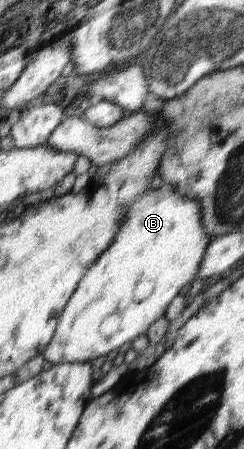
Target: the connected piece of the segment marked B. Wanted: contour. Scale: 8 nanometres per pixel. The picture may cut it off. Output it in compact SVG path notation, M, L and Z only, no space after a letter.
M172 185L148 189L134 199L129 210L126 209L125 219L113 242L98 256L96 264L88 268L88 276L80 279L80 288L76 287L76 296L71 296L72 304L68 304L64 320L59 320L60 328L55 328L55 336L47 344L43 357L54 365L84 363L106 356L125 342L147 334L152 323L165 314L168 304L178 296L182 287L195 280L206 247L213 238L205 231L201 218L199 200L177 193Z

